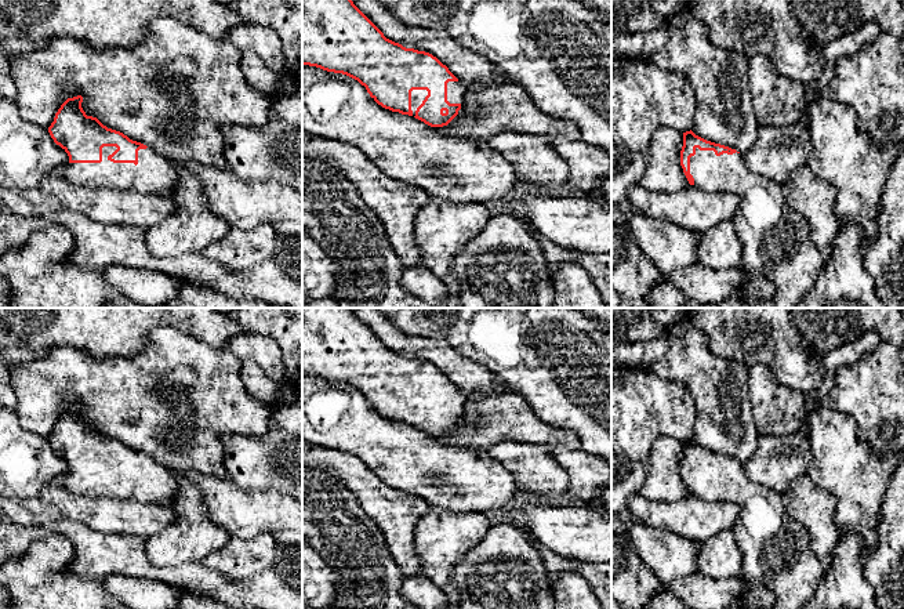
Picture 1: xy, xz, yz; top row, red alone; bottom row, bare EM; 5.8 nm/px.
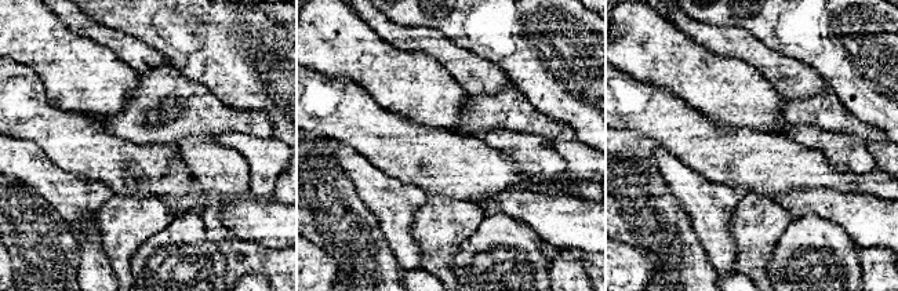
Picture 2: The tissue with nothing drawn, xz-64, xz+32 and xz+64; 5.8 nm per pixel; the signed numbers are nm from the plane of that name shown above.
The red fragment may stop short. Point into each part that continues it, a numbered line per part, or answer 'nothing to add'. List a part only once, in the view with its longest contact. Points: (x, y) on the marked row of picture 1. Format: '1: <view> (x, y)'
1: xy (155, 174)

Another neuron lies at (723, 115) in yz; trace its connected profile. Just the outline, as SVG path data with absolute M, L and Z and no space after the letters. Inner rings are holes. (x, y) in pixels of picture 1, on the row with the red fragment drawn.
M689 8L665 18L668 40L650 61L660 69L675 72L687 79L696 95L696 113L691 131L715 144L736 149L745 155L755 144L759 124L751 106L748 57L716 47L709 40L705 23L700 22Z

